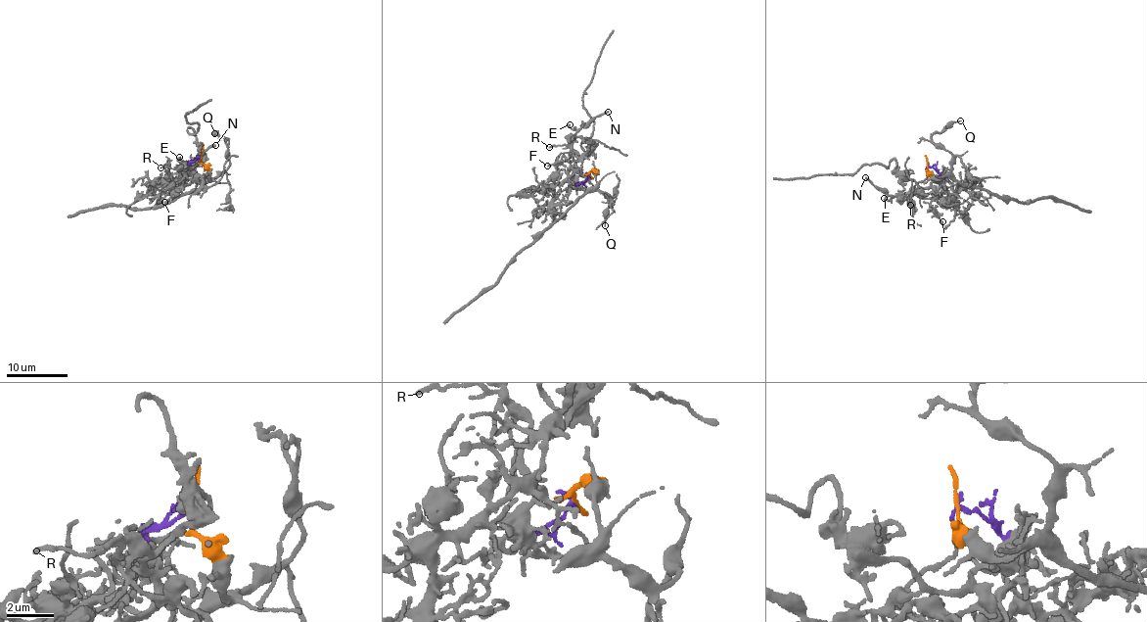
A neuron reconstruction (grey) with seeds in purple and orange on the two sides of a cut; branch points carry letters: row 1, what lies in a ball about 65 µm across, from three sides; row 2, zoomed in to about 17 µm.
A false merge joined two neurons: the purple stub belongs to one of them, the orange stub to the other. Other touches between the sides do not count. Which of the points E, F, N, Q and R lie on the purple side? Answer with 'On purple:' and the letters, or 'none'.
On purple: E, F, N, R

